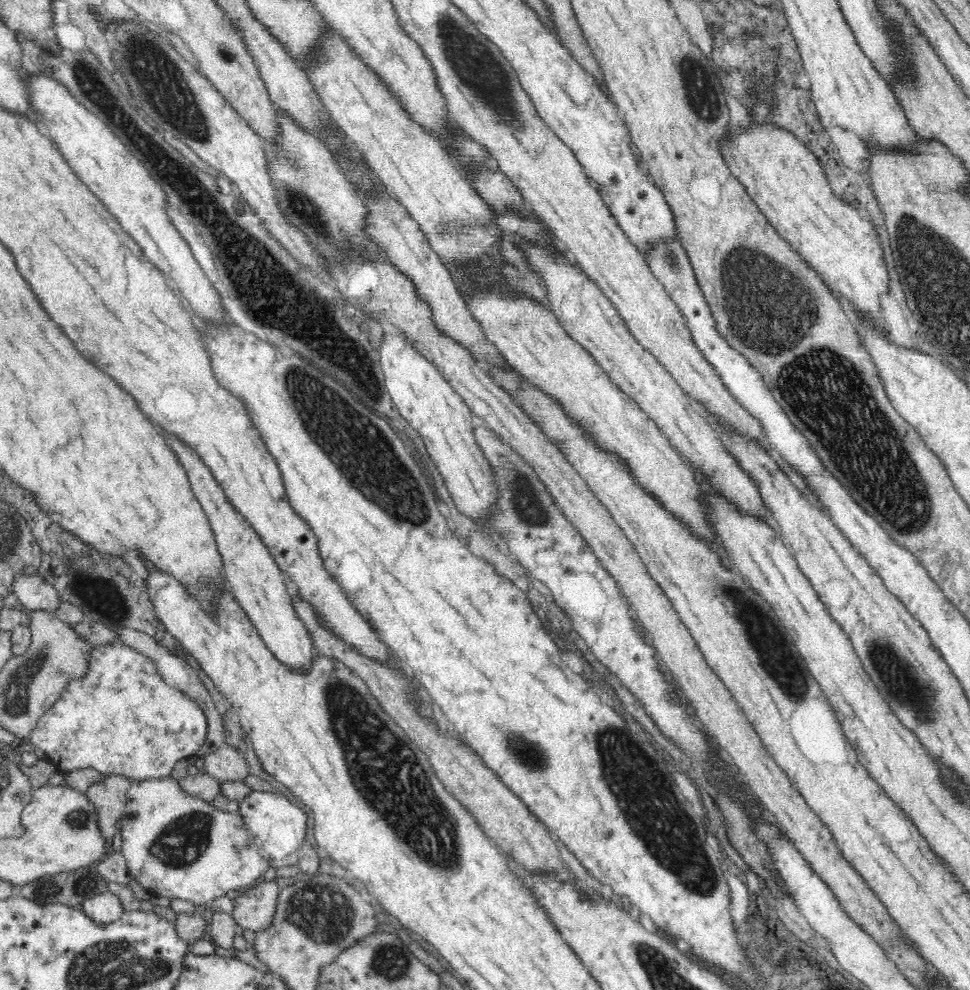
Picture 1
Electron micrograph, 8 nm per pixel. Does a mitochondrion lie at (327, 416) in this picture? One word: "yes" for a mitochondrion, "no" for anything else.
yes

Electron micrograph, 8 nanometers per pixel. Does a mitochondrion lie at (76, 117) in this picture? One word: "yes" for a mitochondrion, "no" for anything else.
no

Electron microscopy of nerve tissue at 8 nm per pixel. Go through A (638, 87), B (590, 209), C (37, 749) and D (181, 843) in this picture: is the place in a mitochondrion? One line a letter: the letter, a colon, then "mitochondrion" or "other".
A: other
B: other
C: other
D: mitochondrion

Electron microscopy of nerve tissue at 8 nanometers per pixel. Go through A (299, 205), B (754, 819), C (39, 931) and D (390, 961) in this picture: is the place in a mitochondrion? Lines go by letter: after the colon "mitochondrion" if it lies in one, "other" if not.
A: mitochondrion
B: other
C: other
D: mitochondrion

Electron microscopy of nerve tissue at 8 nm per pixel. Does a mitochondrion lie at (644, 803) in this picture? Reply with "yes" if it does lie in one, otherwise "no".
yes

